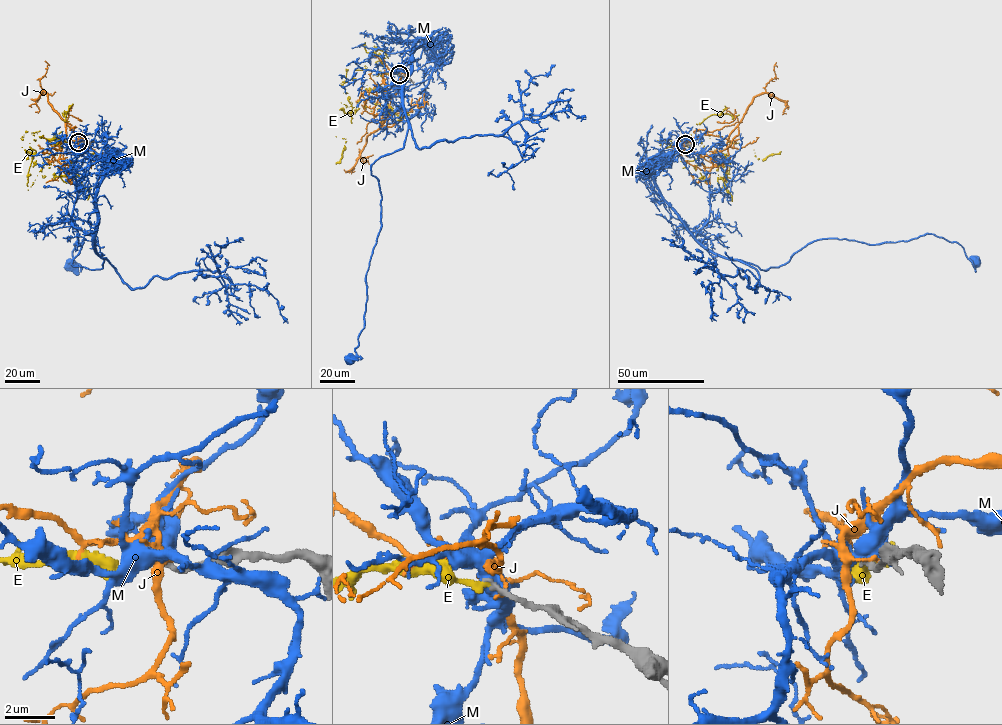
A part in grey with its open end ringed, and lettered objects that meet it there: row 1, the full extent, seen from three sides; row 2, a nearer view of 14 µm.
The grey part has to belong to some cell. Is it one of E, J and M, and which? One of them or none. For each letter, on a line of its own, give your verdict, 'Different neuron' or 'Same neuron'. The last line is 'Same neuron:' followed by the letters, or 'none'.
E: Same neuron
J: Different neuron
M: Different neuron
Same neuron: E

